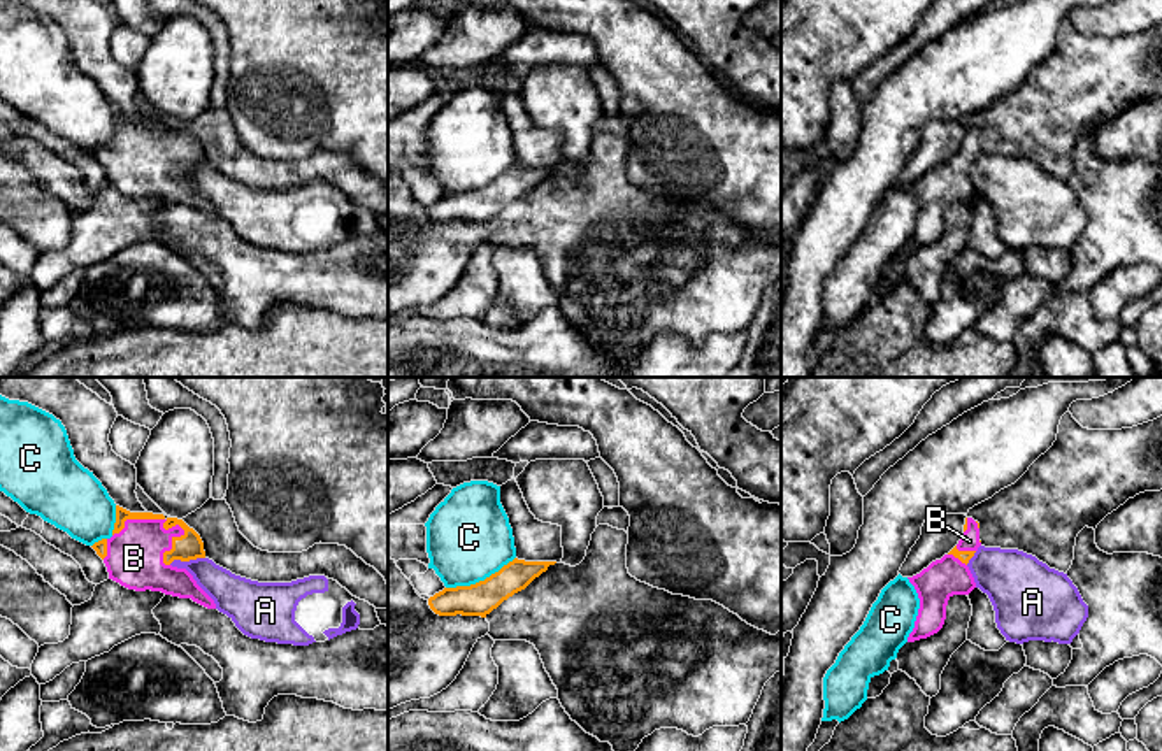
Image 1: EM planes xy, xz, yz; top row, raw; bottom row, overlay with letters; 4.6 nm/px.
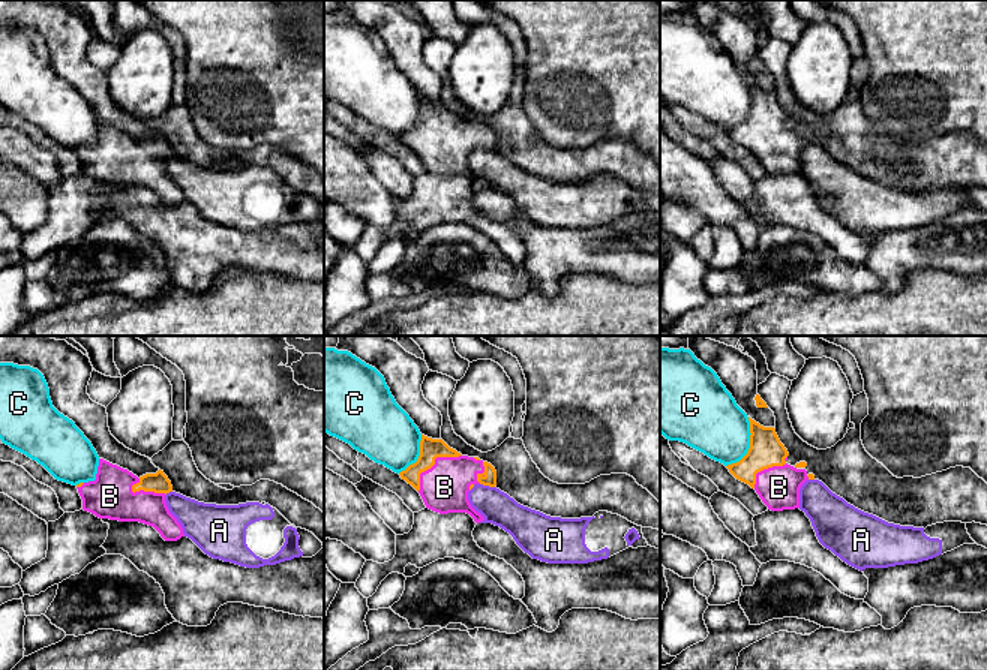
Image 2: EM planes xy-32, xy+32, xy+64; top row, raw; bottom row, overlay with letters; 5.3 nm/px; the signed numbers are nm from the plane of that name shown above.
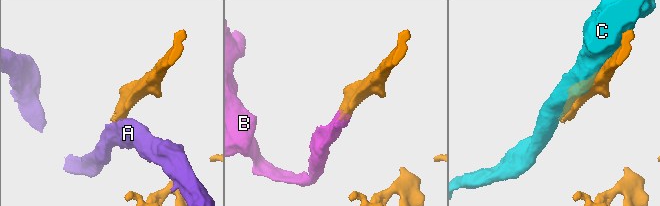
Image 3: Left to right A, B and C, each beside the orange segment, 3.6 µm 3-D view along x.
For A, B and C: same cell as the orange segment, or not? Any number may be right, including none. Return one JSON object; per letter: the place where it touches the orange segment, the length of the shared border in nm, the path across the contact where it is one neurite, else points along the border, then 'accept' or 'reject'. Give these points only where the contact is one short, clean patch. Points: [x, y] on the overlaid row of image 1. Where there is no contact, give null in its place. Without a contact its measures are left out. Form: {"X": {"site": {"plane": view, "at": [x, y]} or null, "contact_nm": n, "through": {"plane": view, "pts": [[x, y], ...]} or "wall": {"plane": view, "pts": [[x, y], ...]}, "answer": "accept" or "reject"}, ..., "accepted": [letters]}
{"A": {"site": {"plane": "xy", "at": [186, 560]}, "contact_nm": 170, "answer": "reject"}, "B": {"site": {"plane": "xy", "at": [150, 518]}, "contact_nm": 340, "answer": "accept"}, "C": {"site": {"plane": "xz", "at": [480, 581]}, "contact_nm": 360, "answer": "reject"}, "accepted": ["B"]}

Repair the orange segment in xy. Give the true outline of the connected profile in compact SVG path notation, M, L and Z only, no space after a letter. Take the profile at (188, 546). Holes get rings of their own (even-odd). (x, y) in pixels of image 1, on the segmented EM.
M116 505L111 539L91 546L104 560L109 579L135 591L161 591L216 609L214 600L174 560L205 558L200 535L183 519L153 512L130 512Z

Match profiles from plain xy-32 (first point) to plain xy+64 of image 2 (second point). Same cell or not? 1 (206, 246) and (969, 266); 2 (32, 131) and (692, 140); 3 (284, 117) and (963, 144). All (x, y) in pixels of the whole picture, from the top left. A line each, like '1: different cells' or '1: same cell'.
1: same cell
2: different cells
3: different cells

